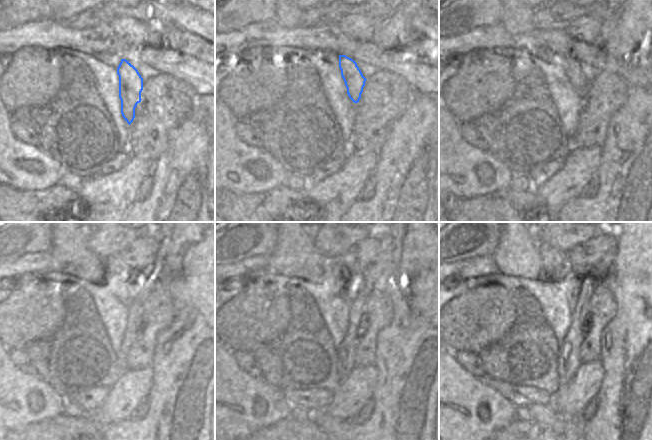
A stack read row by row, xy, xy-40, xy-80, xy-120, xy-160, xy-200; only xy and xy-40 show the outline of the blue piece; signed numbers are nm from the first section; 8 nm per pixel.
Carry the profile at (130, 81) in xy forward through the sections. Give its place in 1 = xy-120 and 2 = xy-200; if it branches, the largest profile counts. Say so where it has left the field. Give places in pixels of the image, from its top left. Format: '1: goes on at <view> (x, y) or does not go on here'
1: goes on at xy-120 (120, 273)
2: goes on at xy-200 (555, 264)

